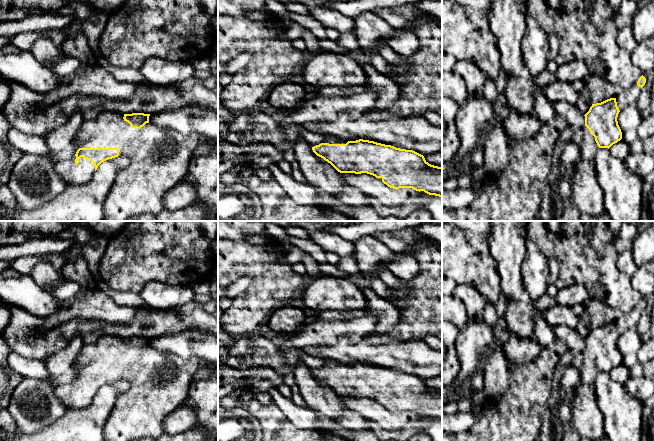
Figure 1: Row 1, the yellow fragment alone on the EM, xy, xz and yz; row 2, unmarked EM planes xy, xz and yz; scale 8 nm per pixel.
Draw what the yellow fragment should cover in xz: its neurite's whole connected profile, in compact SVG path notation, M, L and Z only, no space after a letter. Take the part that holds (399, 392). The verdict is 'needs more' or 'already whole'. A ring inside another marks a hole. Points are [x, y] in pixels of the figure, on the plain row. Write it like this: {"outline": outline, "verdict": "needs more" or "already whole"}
{"outline": "M330 360L328 367L316 369L312 374L340 397L367 397L378 403L381 402L384 408L393 413L412 412L442 421L442 390L429 388L423 379L413 374L363 363L347 365L336 360Z", "verdict": "needs more"}

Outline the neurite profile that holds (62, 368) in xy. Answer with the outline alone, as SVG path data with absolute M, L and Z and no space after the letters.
M75 336L67 347L44 361L49 374L49 382L52 385L67 385L75 380L78 374L77 355L82 346L82 338Z

